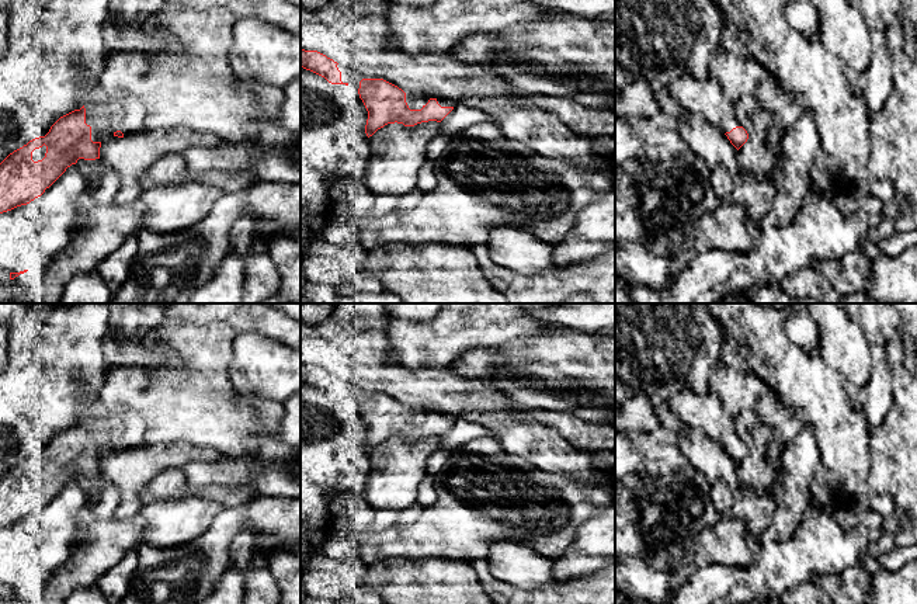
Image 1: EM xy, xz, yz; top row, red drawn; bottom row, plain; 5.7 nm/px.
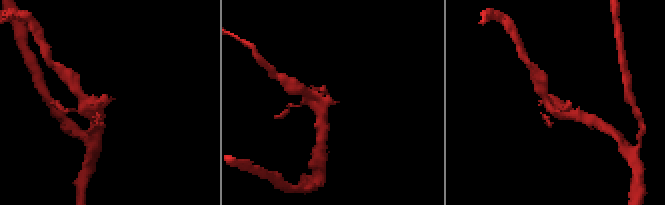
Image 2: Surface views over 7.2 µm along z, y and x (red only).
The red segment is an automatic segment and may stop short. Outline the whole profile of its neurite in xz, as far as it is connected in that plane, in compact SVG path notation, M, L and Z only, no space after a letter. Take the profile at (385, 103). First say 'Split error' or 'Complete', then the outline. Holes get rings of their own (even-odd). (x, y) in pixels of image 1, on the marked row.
Split error. M362 79L358 94L368 111L368 138L388 124L414 126L428 121L441 122L455 107L449 100L403 91L383 79Z

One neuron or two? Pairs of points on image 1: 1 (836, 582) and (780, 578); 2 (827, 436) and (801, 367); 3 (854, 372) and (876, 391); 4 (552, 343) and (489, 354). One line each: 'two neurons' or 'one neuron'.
1: two neurons
2: one neuron
3: two neurons
4: one neuron

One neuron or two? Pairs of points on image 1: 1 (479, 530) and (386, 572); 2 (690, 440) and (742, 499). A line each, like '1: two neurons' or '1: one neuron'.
1: two neurons
2: one neuron

